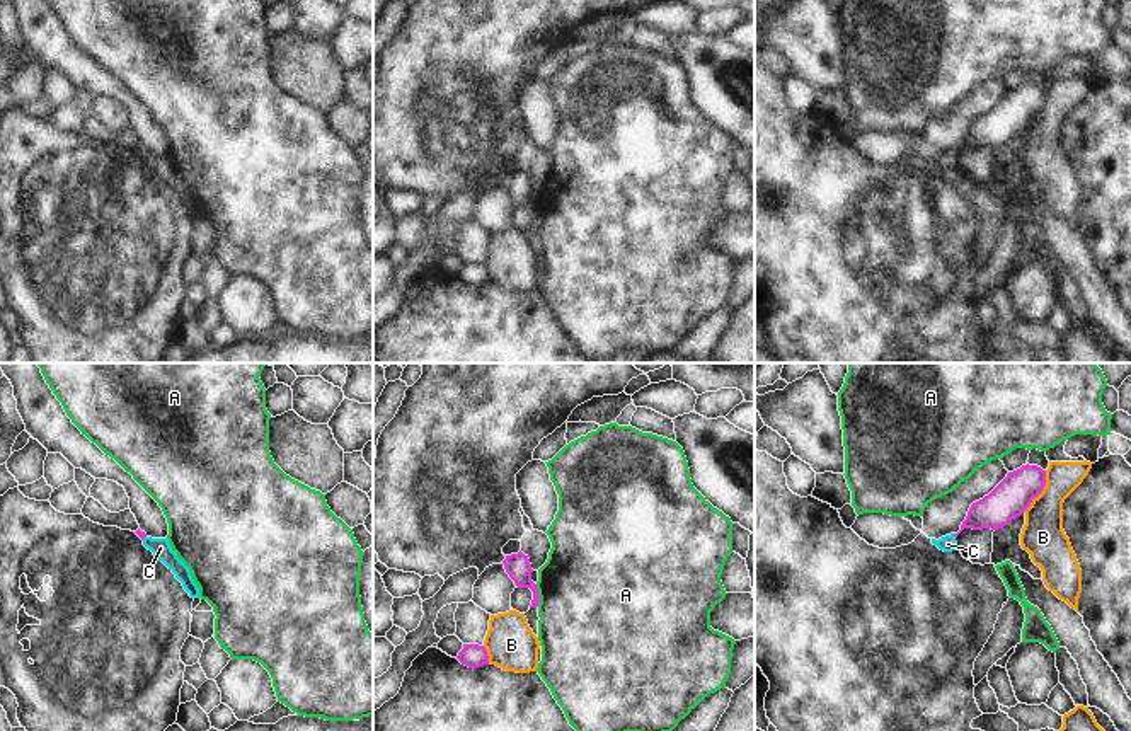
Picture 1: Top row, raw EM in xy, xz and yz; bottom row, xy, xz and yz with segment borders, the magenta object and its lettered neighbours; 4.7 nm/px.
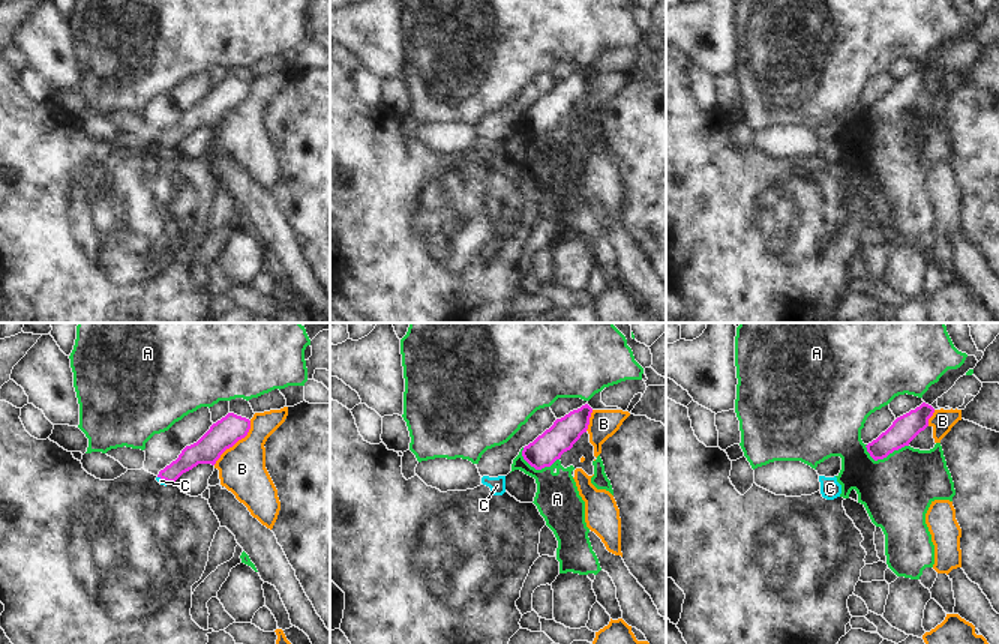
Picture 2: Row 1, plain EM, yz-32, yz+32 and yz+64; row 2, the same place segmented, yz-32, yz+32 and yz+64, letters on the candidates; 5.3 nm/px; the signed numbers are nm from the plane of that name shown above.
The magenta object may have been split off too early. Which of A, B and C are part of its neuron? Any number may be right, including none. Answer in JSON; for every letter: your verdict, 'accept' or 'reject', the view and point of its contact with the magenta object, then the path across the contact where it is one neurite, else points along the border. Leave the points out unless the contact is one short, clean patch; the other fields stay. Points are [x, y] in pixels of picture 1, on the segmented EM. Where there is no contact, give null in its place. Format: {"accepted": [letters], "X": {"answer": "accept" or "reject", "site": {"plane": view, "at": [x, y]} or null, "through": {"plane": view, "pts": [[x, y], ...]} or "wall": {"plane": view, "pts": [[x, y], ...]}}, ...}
{"accepted": ["C"], "A": {"answer": "reject", "site": {"plane": "xz", "at": [537, 595]}}, "B": {"answer": "reject", "site": {"plane": "yz", "at": [1041, 491]}}, "C": {"answer": "accept", "site": {"plane": "yz", "at": [954, 534]}, "through": {"plane": "yz", "pts": [[998, 508], [980, 515], [954, 534], [947, 544]]}}}

